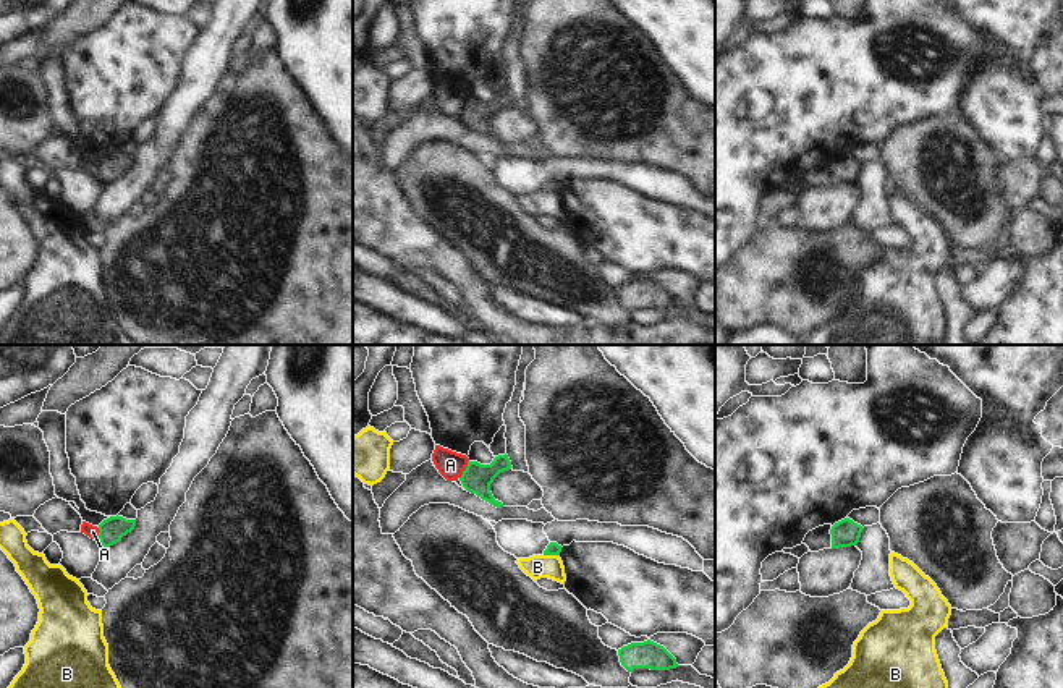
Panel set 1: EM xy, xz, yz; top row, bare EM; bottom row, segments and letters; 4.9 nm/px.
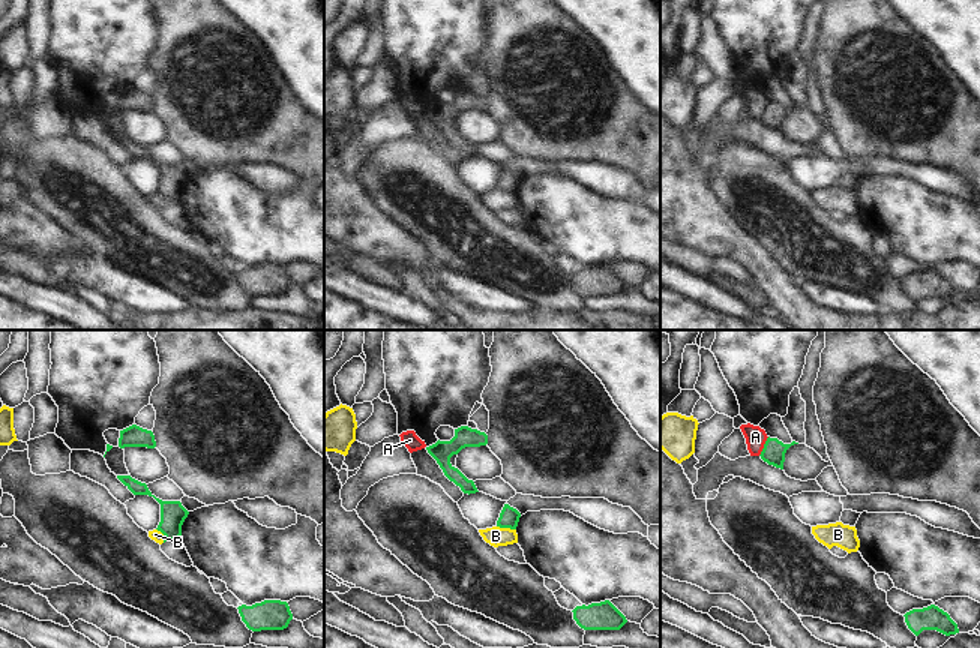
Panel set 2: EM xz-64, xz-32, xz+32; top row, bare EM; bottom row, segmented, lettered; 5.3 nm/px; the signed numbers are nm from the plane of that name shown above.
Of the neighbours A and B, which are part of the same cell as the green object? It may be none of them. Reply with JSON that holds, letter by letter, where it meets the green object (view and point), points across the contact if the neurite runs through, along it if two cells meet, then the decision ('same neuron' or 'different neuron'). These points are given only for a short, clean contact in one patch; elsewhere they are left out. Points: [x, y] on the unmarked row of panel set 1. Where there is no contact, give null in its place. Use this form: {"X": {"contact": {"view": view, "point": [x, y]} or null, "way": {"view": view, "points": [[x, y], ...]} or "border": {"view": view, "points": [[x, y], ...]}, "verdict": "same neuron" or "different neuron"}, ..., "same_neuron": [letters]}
{"A": {"contact": {"view": "xz", "point": [465, 107]}, "border": {"view": "xz", "points": [[468, 97], [460, 115]]}, "verdict": "different neuron"}, "B": {"contact": {"view": "xz", "point": [550, 191]}, "border": {"view": "xz", "points": [[542, 191], [559, 193]]}, "verdict": "different neuron"}, "same_neuron": []}

